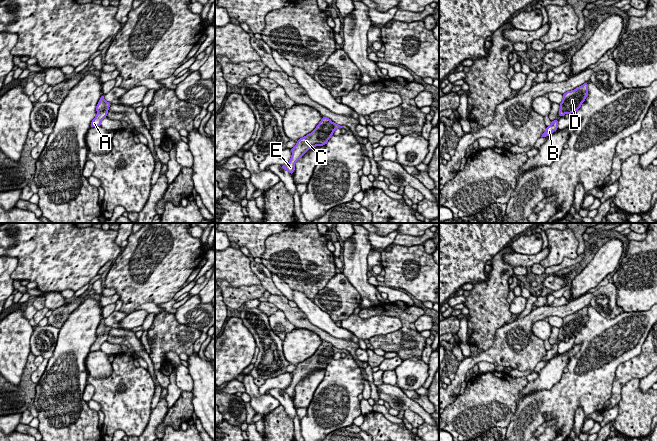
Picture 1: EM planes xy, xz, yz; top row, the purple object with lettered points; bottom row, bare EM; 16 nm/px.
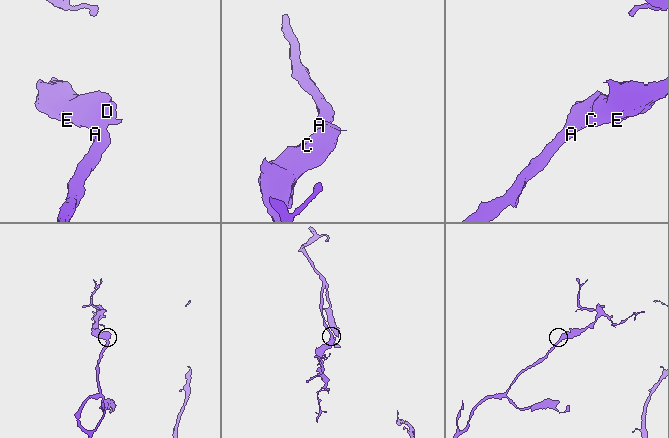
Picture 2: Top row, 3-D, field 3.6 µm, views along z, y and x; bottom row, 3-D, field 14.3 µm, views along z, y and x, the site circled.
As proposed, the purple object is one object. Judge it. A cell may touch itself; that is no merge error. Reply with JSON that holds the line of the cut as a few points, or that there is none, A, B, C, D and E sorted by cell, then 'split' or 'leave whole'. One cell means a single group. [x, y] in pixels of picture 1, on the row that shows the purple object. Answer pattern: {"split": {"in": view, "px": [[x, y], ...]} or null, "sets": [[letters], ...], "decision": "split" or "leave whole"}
{"split": null, "sets": [["A", "B", "C", "D", "E"]], "decision": "leave whole"}

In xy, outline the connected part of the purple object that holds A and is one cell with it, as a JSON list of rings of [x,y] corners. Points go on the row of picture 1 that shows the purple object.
[[[102,95],[96,106],[97,115],[92,120],[90,127],[101,126],[101,121],[107,117],[108,109],[110,106],[111,106],[111,103],[106,102],[104,99],[104,95]]]

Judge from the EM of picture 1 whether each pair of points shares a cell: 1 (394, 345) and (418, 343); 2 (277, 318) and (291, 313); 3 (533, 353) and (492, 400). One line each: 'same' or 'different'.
1: same
2: different
3: different

